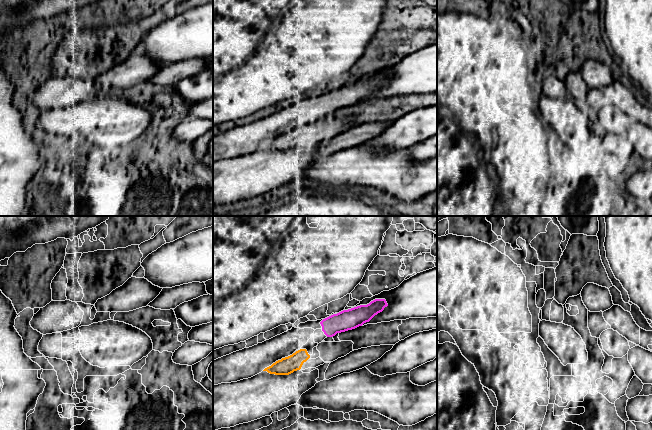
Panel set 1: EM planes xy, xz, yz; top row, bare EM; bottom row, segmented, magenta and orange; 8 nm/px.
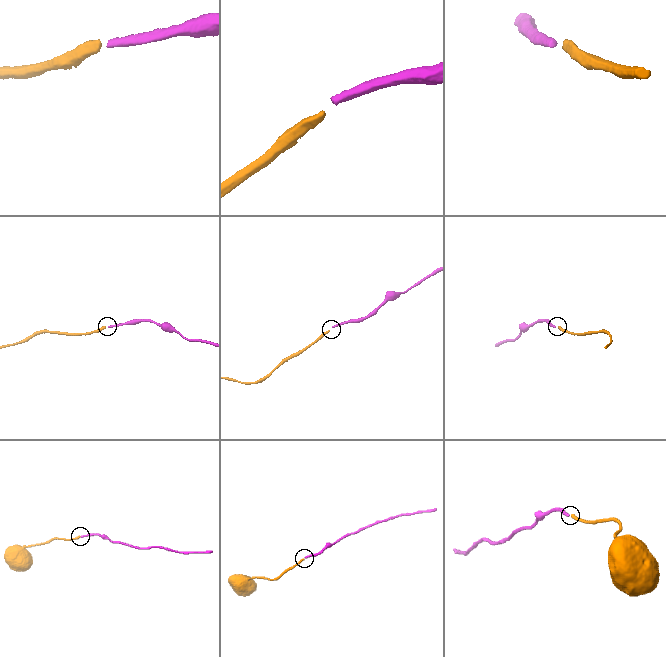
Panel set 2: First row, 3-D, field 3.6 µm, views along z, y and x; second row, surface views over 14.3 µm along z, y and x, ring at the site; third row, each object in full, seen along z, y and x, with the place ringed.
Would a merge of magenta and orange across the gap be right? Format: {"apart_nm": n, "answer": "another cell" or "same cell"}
{"apart_nm": 200, "answer": "another cell"}

